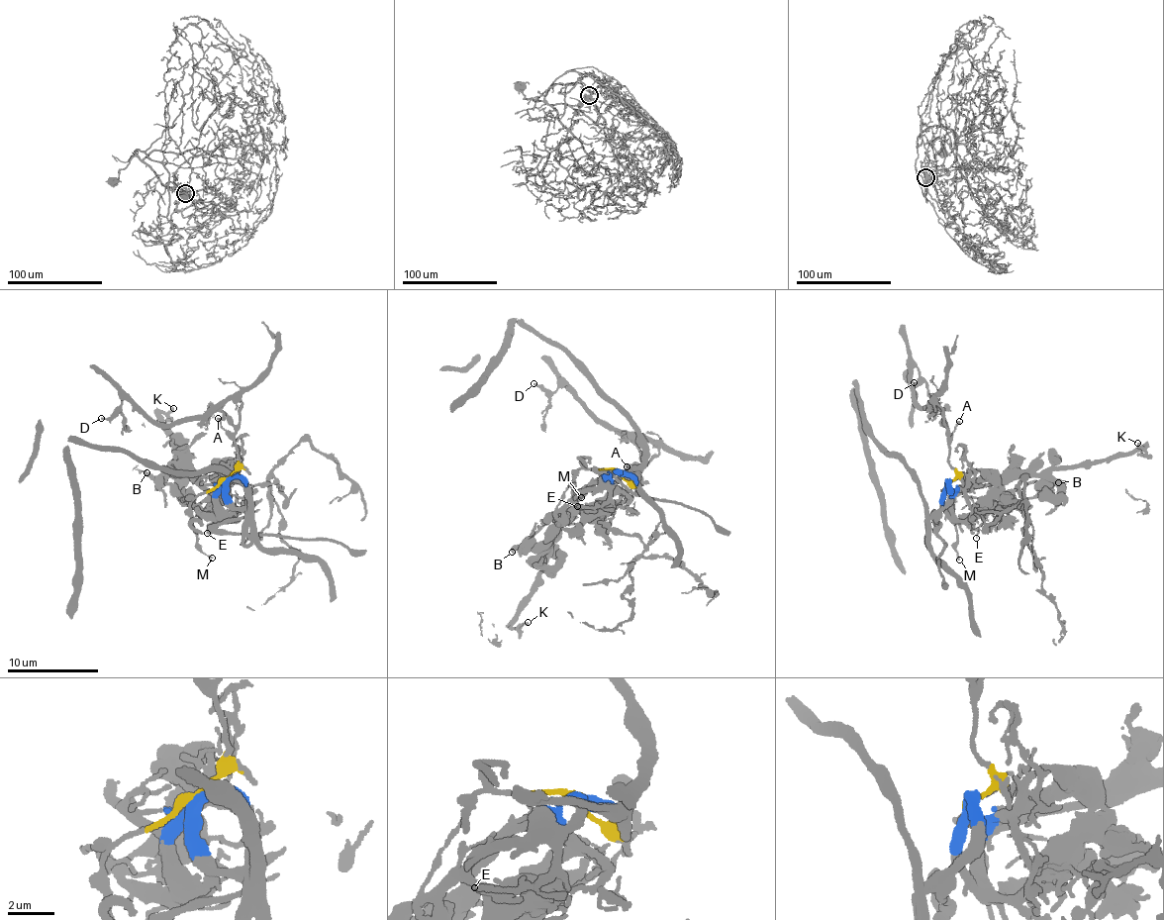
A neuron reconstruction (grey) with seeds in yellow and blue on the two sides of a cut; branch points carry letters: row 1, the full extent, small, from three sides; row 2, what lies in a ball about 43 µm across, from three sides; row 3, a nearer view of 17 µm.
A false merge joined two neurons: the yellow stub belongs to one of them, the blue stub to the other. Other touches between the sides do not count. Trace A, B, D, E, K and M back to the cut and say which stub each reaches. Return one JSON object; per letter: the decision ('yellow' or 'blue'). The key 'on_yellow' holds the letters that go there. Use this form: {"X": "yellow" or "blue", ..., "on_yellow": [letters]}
{"A": "yellow", "B": "blue", "D": "yellow", "E": "blue", "K": "blue", "M": "yellow", "on_yellow": ["A", "D", "M"]}

